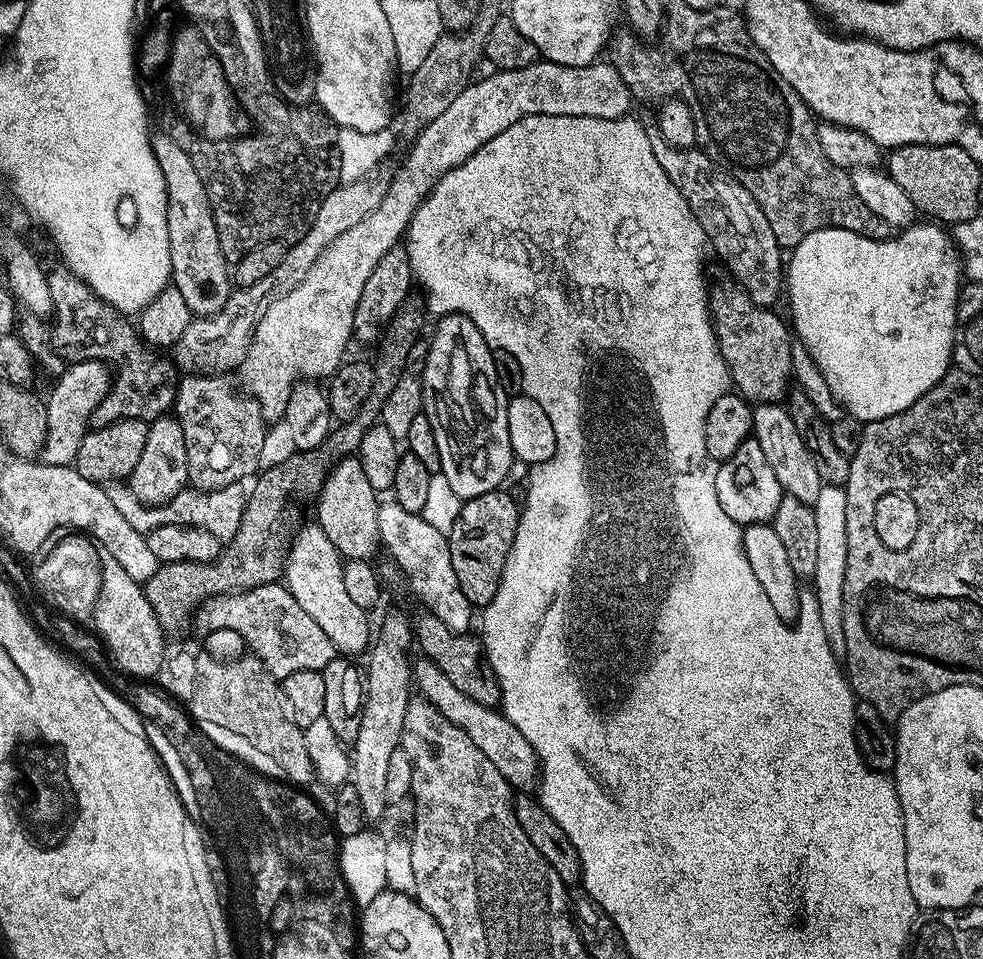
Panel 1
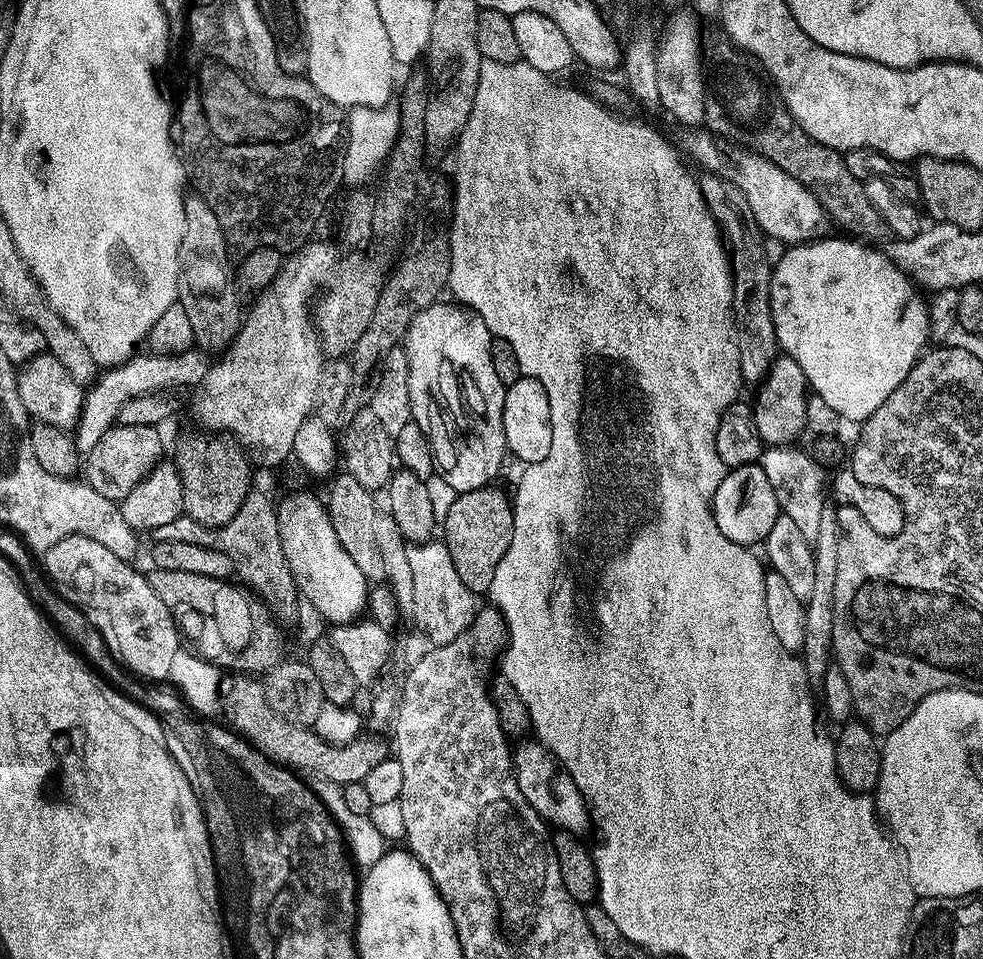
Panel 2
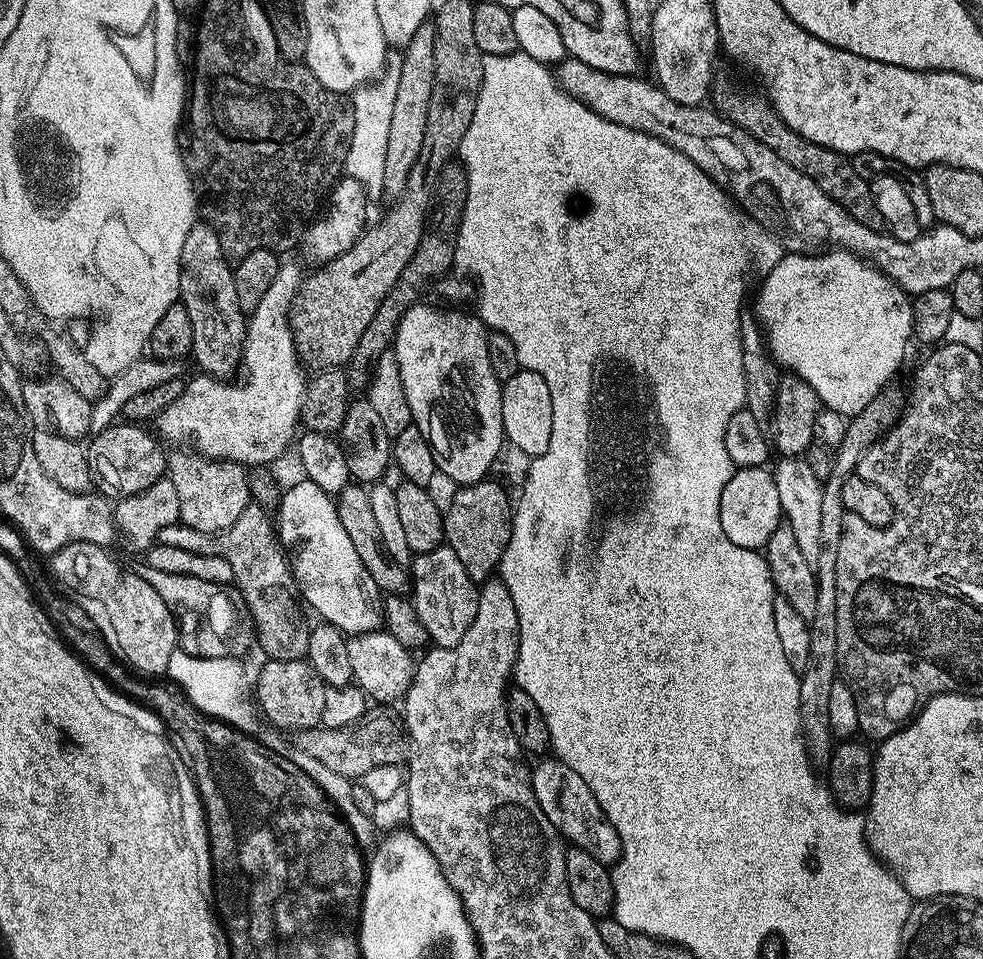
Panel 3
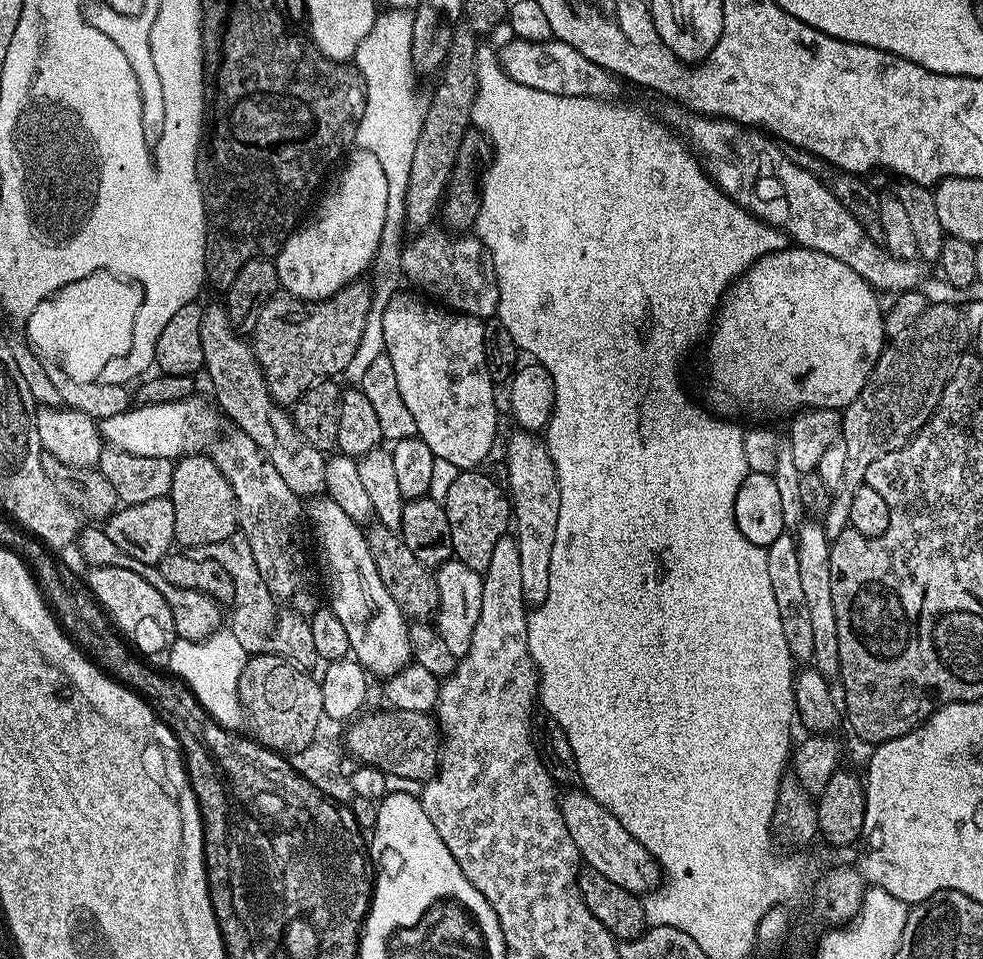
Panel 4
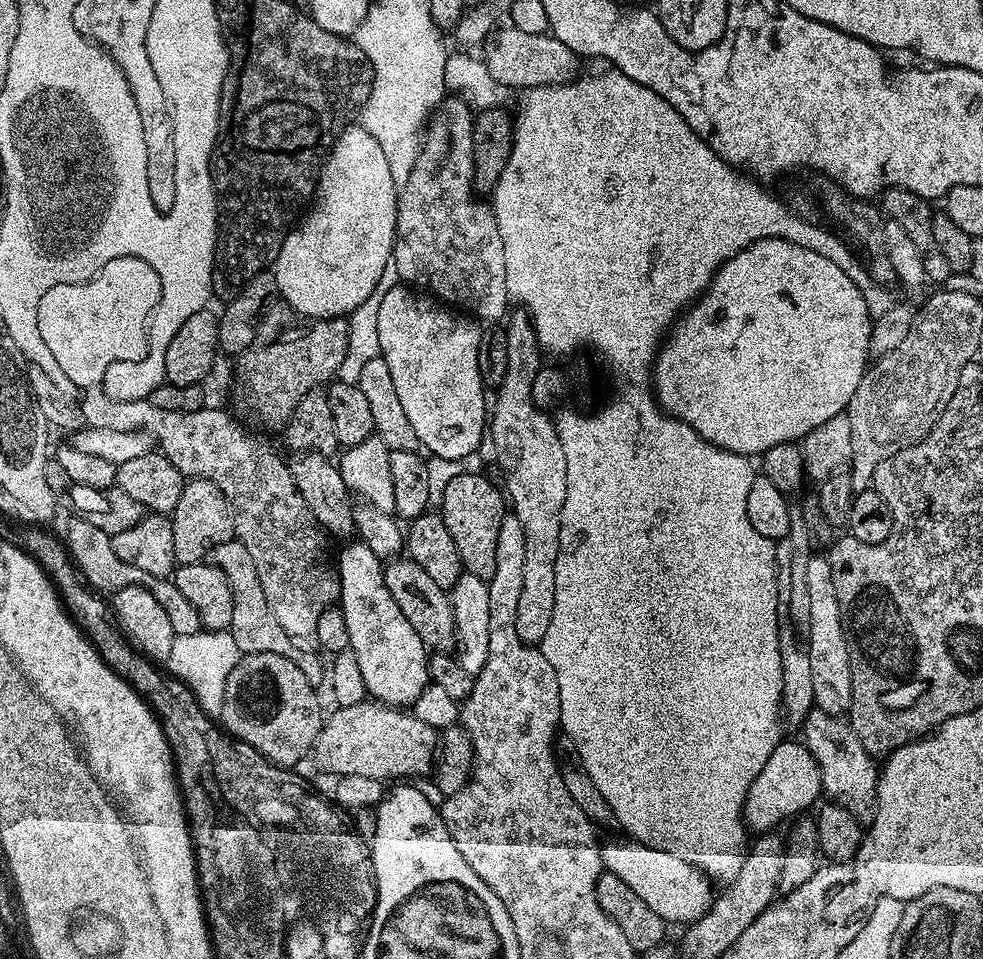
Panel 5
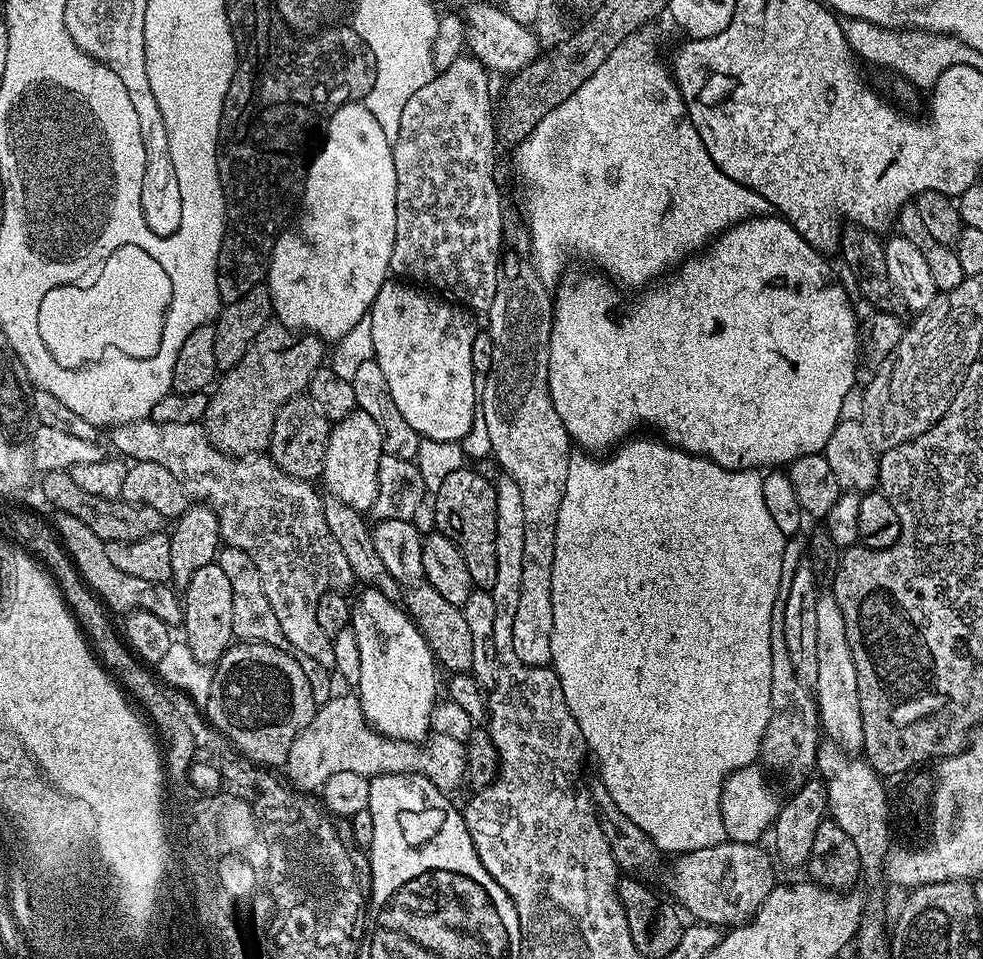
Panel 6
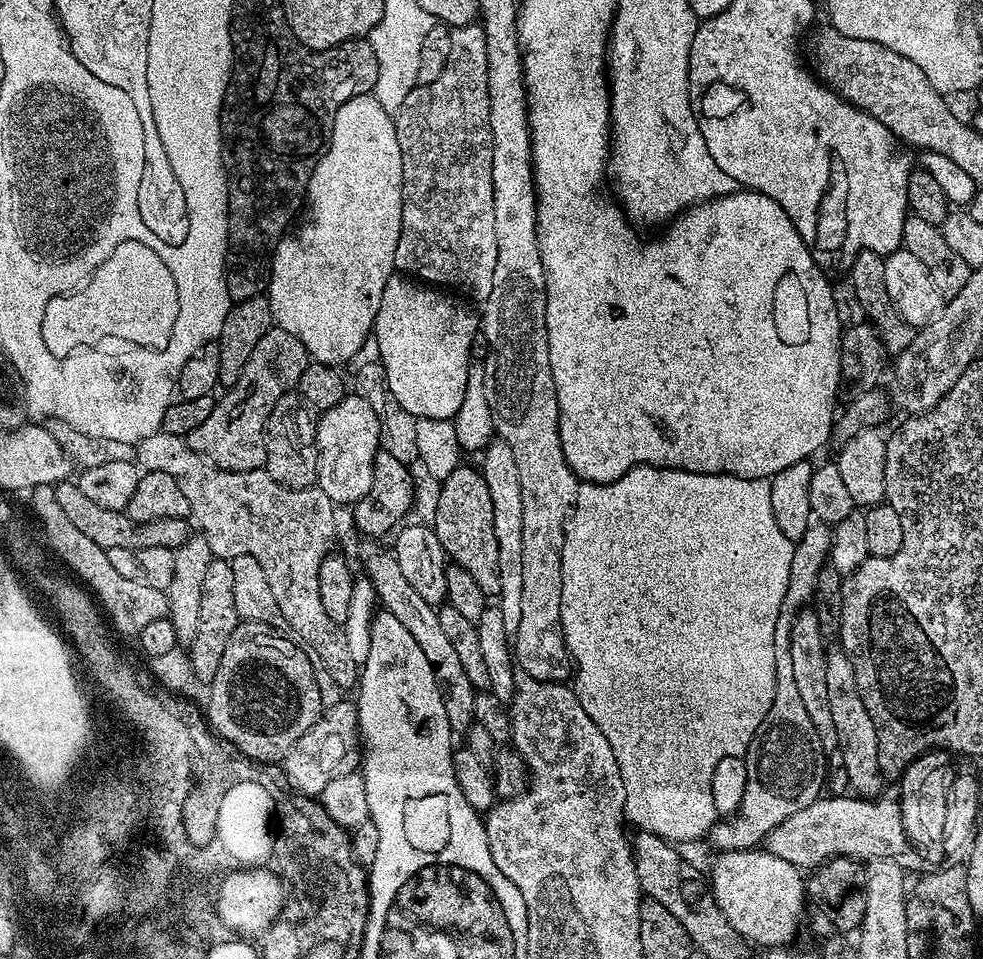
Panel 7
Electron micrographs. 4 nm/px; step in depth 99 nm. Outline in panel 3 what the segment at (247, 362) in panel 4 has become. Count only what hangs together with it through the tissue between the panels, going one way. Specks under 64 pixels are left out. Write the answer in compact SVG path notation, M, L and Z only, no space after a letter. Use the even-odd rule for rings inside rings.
M207 222L194 227L184 242L182 254L182 268L180 278L181 299L186 310L190 314L190 328L194 330L194 342L192 343L191 359L196 360L198 369L207 375L224 378L228 375L228 367L231 364L239 365L244 358L244 341L248 332L246 313L238 306L238 290L234 290L234 268L227 256L224 255L218 236Z

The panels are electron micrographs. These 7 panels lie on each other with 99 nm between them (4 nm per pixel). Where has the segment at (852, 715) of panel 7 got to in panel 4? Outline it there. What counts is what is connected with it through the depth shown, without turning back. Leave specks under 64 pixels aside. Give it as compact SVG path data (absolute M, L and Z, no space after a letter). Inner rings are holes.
M816 518L805 519L804 523L795 529L796 545L798 546L798 575L806 593L806 603L810 609L810 623L814 629L814 650L811 663L823 676L839 677L840 655L838 654L838 618L834 618L834 594L830 590L830 550L832 545L826 536L823 523Z

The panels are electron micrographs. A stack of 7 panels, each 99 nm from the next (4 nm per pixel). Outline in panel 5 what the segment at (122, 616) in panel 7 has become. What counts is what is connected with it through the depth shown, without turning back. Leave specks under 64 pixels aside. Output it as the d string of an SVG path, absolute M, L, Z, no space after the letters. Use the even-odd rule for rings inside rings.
M71 515L59 517L61 520L58 535L63 540L64 547L67 548L72 559L76 561L76 567L79 568L81 576L97 593L111 594L126 586L142 586L146 590L150 590L150 594L154 594L154 598L158 598L162 610L166 610L178 636L198 634L202 631L198 610L194 610L194 606L190 606L189 600L183 596L182 590L178 590L175 579L146 574L146 570L138 570L138 566L130 566L130 562L122 562L122 558L118 558L118 554L114 554L112 537L108 533L98 530L98 526L94 526L94 522L90 522L85 516Z

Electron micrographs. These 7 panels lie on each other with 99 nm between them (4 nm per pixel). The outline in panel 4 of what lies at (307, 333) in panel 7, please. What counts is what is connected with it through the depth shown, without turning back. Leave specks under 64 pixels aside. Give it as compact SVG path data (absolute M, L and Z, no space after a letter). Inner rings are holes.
M369 152L356 154L352 167L348 168L343 179L339 180L335 191L319 201L325 210L316 223L307 230L299 232L299 235L293 236L291 243L276 253L274 263L278 270L280 288L287 295L296 296L305 302L315 302L329 300L347 284L357 283L363 277L360 275L373 267L376 251L382 238L382 226L386 226L387 199L386 174L382 171L378 158L374 158L374 154Z

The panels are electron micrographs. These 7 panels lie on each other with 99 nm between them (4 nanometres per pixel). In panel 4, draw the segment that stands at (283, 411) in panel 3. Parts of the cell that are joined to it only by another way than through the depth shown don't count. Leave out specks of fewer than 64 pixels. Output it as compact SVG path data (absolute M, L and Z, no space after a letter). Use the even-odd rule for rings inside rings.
M198 396L178 402L144 404L99 421L100 435L109 447L143 457L171 460L205 451L219 435L217 409ZM210 404L210 405L209 405ZM206 447L206 448L205 448Z

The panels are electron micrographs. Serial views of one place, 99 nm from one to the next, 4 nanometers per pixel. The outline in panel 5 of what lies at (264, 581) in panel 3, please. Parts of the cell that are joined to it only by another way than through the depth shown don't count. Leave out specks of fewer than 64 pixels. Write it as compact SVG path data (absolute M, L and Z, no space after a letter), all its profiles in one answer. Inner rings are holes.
M238 539L222 542L210 553L211 563L220 567L226 574L226 582L230 582L230 590L234 594L234 618L232 619L231 634L234 642L238 642L240 654L282 654L306 674L313 686L319 685L319 680L326 676L326 664L319 660L316 654L301 655L301 652L290 640L290 634L282 630L278 618L274 618L274 610L270 610L270 602L266 602L266 594L262 594L262 582L258 582L258 569L254 567L254 558L246 546Z

